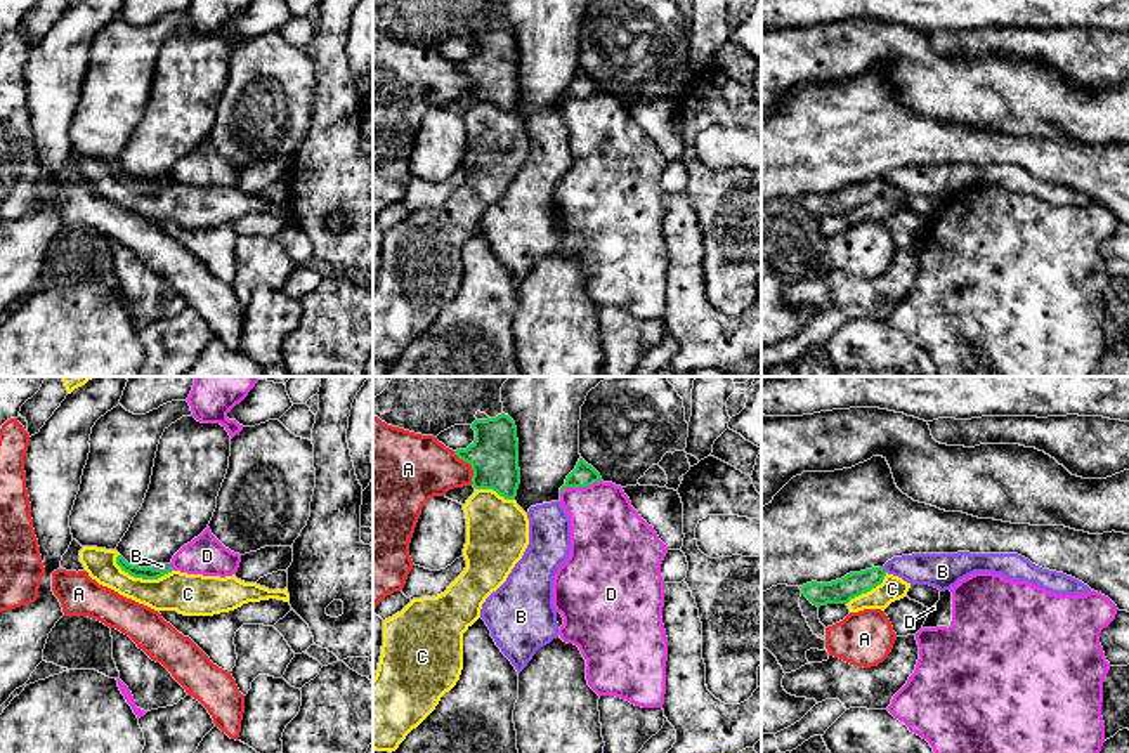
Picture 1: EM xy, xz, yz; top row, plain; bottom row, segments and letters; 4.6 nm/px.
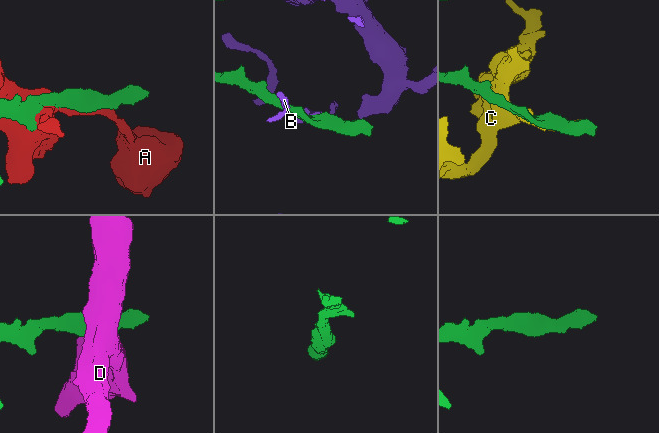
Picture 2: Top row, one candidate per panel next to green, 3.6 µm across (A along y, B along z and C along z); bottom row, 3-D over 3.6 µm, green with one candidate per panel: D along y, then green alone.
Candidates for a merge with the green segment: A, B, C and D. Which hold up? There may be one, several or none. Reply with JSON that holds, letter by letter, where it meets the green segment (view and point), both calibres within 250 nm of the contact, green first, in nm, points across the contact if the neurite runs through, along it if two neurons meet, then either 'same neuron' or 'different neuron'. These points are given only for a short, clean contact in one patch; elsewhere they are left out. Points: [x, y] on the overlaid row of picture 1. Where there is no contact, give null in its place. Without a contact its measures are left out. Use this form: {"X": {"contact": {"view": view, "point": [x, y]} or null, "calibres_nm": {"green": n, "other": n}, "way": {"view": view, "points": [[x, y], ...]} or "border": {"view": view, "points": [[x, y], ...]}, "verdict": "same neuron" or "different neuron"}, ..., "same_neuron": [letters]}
{"A": {"contact": {"view": "xz", "point": [472, 467]}, "calibres_nm": {"green": 220, "other": 300}, "verdict": "different neuron"}, "B": {"contact": {"view": "yz", "point": [883, 569]}, "calibres_nm": {"green": 110, "other": 160}, "border": {"view": "yz", "points": [[881, 568], [887, 571]]}, "verdict": "different neuron"}, "C": {"contact": {"view": "xy", "point": [143, 578]}, "calibres_nm": {"green": 60, "other": 190}, "verdict": "different neuron"}, "D": {"contact": {"view": "xz", "point": [580, 486]}, "calibres_nm": {"green": 100, "other": 340}, "border": {"view": "xz", "points": [[600, 479], [585, 486], [567, 486], [561, 493]]}, "verdict": "different neuron"}, "same_neuron": []}

